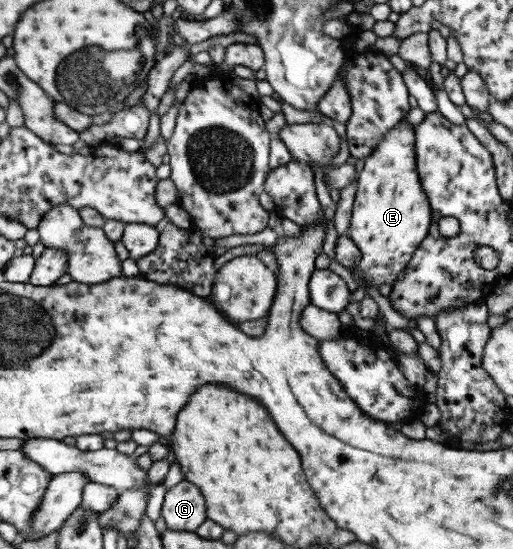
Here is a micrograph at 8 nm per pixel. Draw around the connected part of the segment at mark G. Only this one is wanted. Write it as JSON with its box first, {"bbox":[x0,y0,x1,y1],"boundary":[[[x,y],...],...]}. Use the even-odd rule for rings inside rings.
{"bbox":[161,479,207,532],"boundary":[[[184,479],[166,491],[161,515],[168,529],[195,532],[207,519],[205,498],[198,486]]]}

